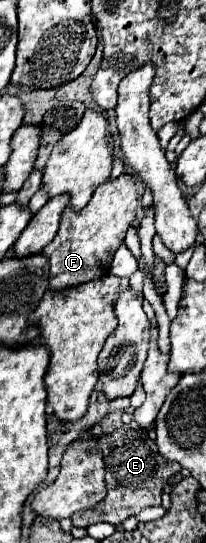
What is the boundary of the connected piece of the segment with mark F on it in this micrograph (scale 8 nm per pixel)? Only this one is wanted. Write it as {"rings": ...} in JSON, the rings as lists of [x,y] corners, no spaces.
{"rings":[[[130,172],[110,178],[98,186],[82,212],[74,212],[68,206],[62,214],[62,224],[56,238],[42,250],[42,254],[50,260],[50,290],[64,290],[108,274],[114,252],[124,242],[128,228],[134,224],[136,210],[138,192]]]}

